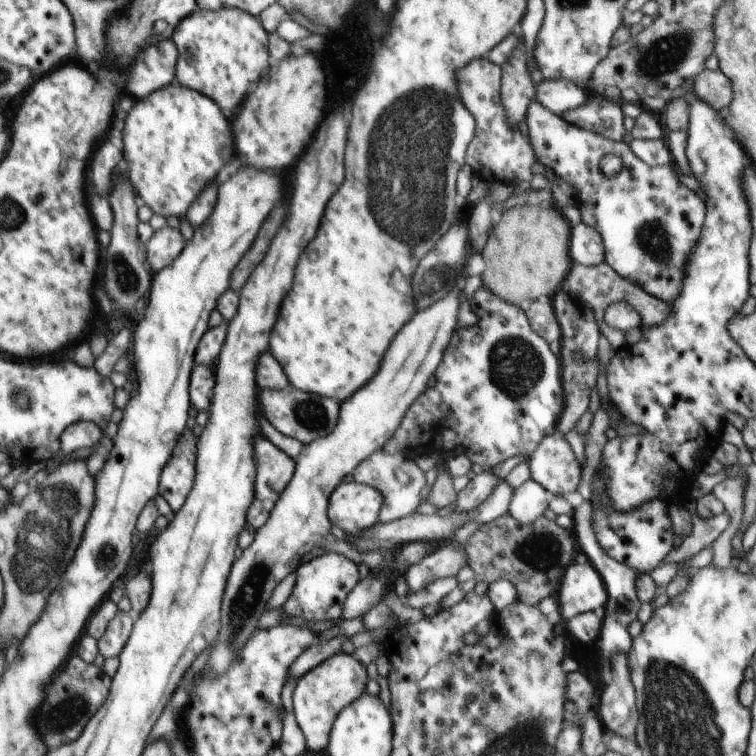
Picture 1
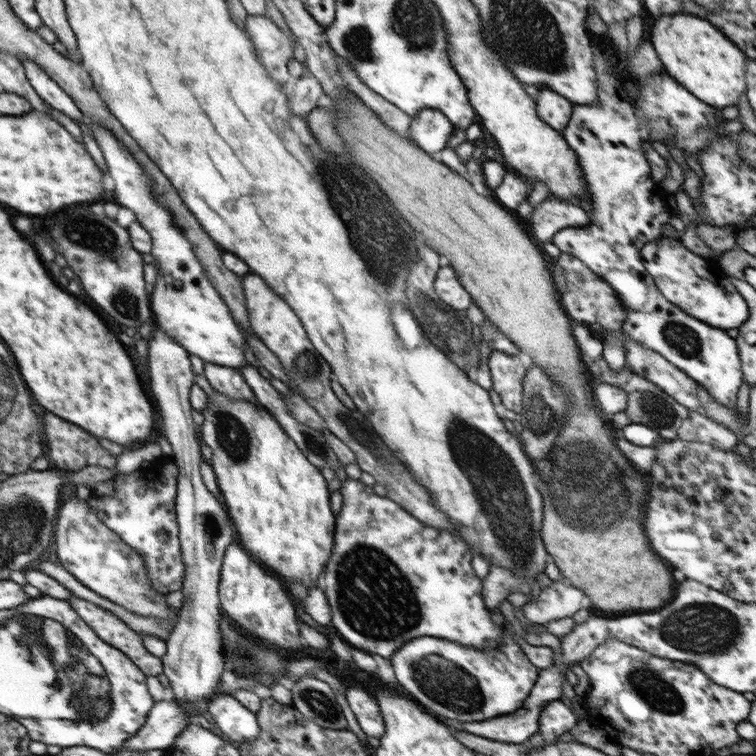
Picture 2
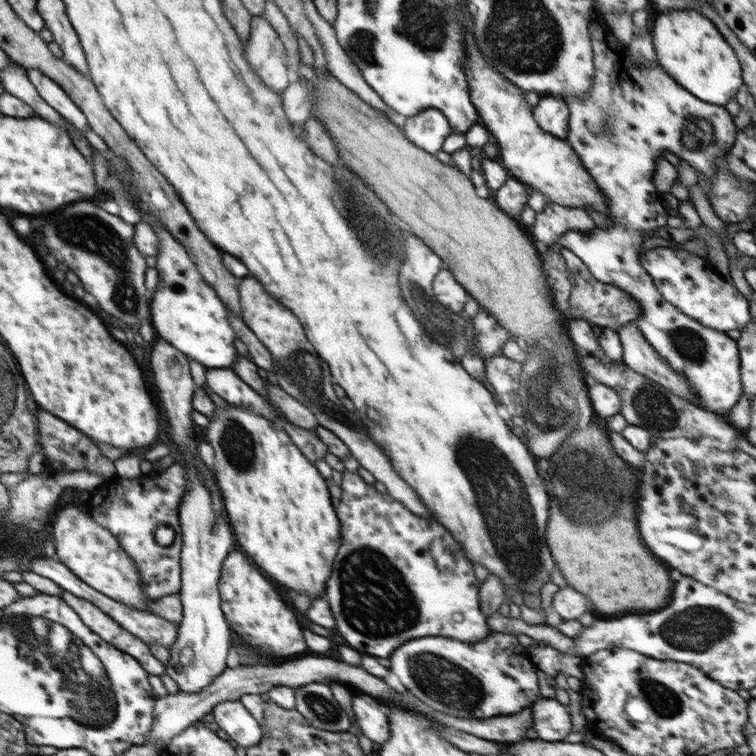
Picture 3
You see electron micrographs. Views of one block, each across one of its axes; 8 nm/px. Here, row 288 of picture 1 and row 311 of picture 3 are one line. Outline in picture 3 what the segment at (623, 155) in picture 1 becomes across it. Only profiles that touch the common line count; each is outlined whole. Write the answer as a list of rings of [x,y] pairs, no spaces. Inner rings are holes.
[[[593,12],[590,18],[589,35],[594,51],[594,80],[589,93],[582,95],[581,99],[568,95],[562,97],[569,108],[569,131],[565,140],[596,186],[600,188],[600,192],[606,196],[609,206],[605,209],[605,214],[613,224],[606,230],[596,228],[585,233],[570,231],[563,234],[558,243],[582,259],[596,280],[620,288],[626,296],[630,296],[641,306],[641,316],[632,321],[638,325],[640,332],[643,332],[644,338],[673,370],[687,378],[693,394],[700,398],[699,404],[703,408],[708,408],[713,413],[727,414],[743,394],[737,340],[728,337],[724,332],[702,326],[697,320],[688,318],[686,314],[678,312],[678,308],[673,304],[662,299],[653,278],[641,265],[639,250],[646,239],[642,233],[656,232],[667,224],[669,217],[652,180],[656,171],[656,161],[663,158],[664,151],[670,151],[678,155],[679,159],[688,160],[691,167],[712,180],[716,175],[714,162],[735,143],[738,130],[734,126],[734,117],[725,107],[700,100],[682,86],[678,86],[657,61],[647,63],[643,68],[638,67],[637,59],[630,54],[627,45],[611,33],[603,18],[596,12]],[[692,119],[706,119],[713,125],[714,143],[703,144],[698,146],[698,149],[686,149],[686,146],[681,144],[685,124]]]

